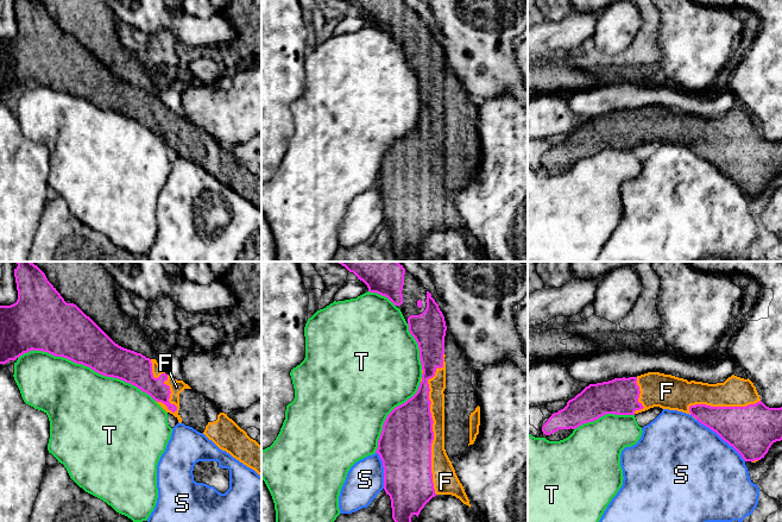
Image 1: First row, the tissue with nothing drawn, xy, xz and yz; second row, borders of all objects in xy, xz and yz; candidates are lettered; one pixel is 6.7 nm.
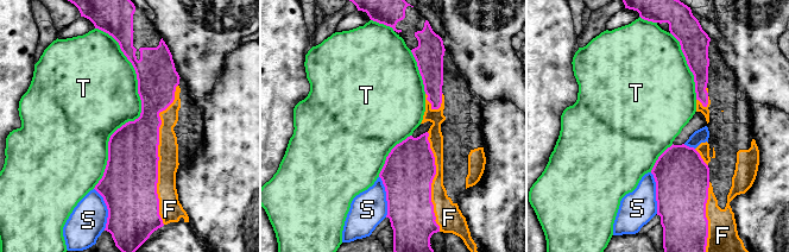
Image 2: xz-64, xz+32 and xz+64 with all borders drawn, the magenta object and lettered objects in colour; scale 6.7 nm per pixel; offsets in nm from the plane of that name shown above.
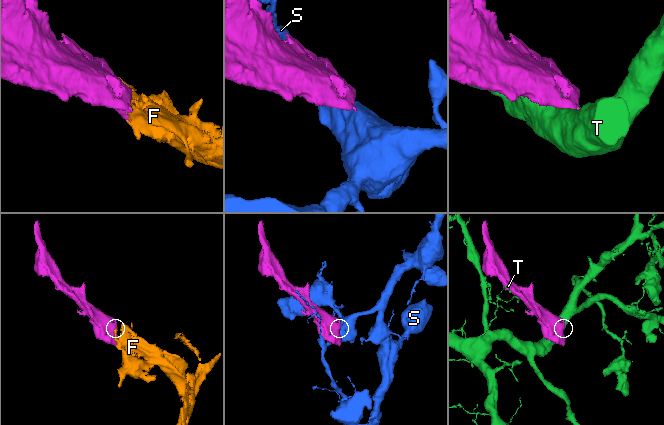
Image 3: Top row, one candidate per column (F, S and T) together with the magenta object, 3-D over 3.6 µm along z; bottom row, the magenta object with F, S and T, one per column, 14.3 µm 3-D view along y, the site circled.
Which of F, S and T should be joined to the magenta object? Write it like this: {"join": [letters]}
{"join": ["F"]}

